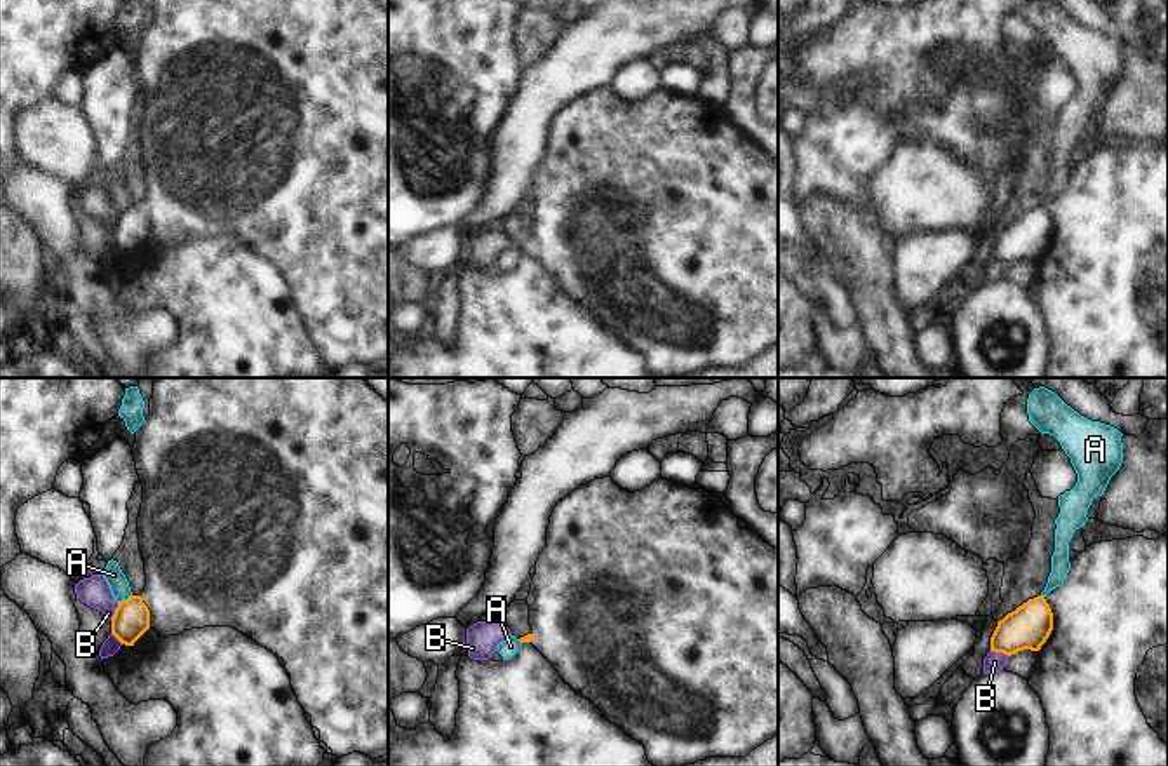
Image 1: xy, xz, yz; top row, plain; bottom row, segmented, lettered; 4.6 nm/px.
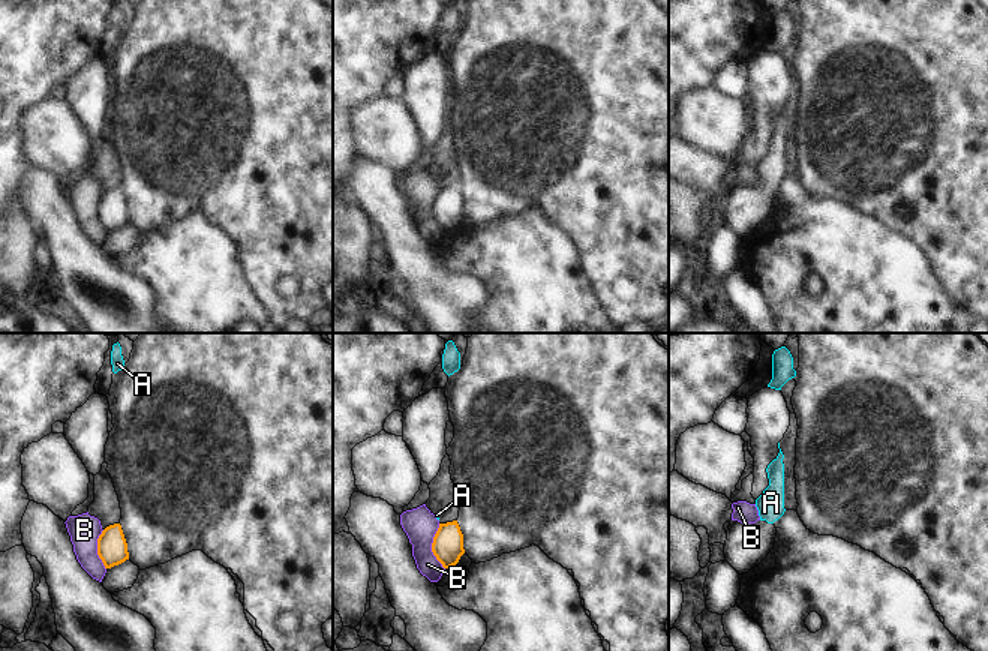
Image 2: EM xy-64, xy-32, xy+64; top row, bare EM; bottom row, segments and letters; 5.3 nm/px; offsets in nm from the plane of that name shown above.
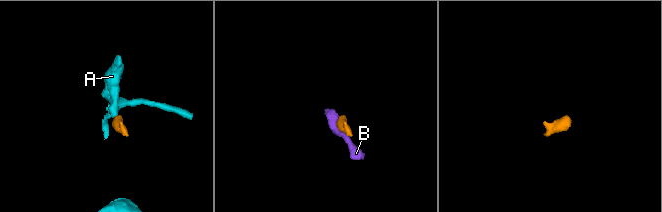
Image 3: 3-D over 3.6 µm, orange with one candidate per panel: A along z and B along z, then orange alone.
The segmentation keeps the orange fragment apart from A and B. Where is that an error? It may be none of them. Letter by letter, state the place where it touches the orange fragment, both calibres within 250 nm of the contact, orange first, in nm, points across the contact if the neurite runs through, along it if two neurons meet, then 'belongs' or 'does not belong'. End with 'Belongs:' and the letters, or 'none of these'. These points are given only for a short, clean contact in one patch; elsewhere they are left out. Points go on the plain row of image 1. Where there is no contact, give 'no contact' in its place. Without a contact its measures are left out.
A: meets orange in xy at (124, 211); 170 nm thick on the orange side, 90 nm on the other; border along xy (131, 204), (119, 213); does not belong
B: meets orange in yz at (1000, 262); 200 nm thick on the orange side, 90 nm on the other; border along yz (991, 260), (1003, 262), (1008, 267); does not belong
Belongs: none of these

